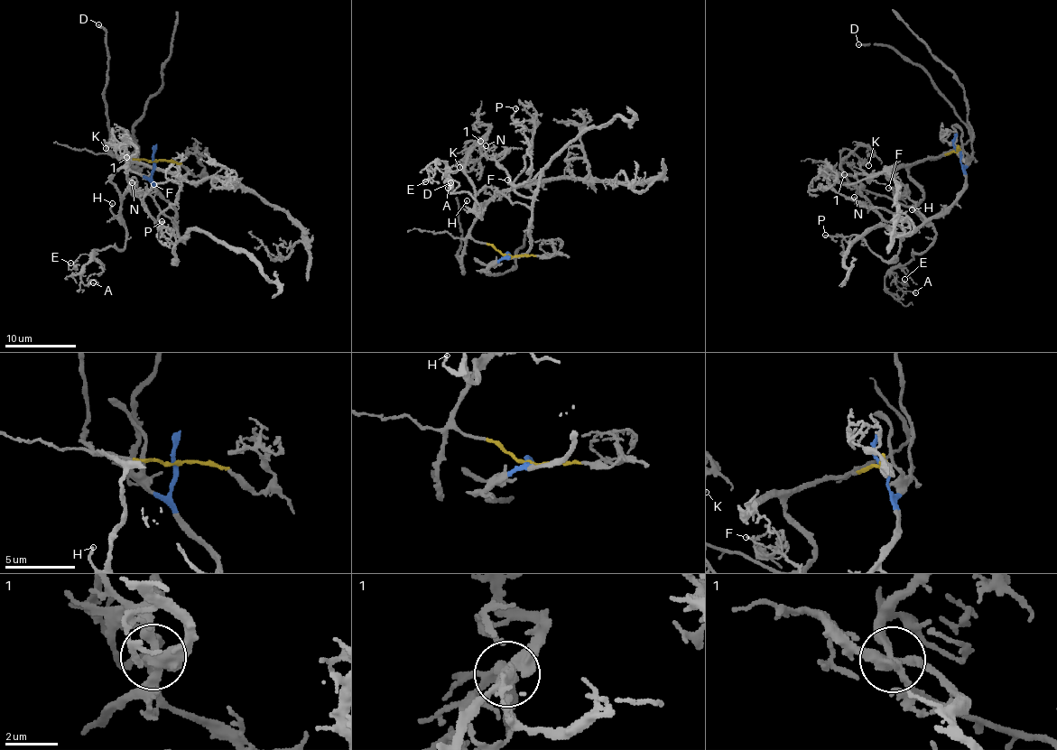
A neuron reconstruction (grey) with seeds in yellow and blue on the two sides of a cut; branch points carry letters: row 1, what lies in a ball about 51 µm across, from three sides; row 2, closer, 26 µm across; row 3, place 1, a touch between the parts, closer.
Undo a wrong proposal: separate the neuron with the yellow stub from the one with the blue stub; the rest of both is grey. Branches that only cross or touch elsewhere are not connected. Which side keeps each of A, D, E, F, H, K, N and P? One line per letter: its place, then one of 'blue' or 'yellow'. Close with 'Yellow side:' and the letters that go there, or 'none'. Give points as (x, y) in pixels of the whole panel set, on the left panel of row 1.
A: place (93, 282); yellow
D: place (98, 24); yellow
E: place (70, 263); yellow
F: place (153, 184); blue
H: place (112, 203); yellow
K: place (106, 148); yellow
N: place (132, 182); blue
P: place (162, 221); blue
Yellow side: A, D, E, H, K

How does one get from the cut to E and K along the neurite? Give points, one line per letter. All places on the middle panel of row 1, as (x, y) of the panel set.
E: (508, 256), (471, 235), (482, 207), (481, 217), (467, 191), (449, 190), (443, 170), (426, 180)
K: (508, 256), (471, 235), (482, 207), (478, 213), (464, 165), (480, 140), (462, 152), (458, 168)

